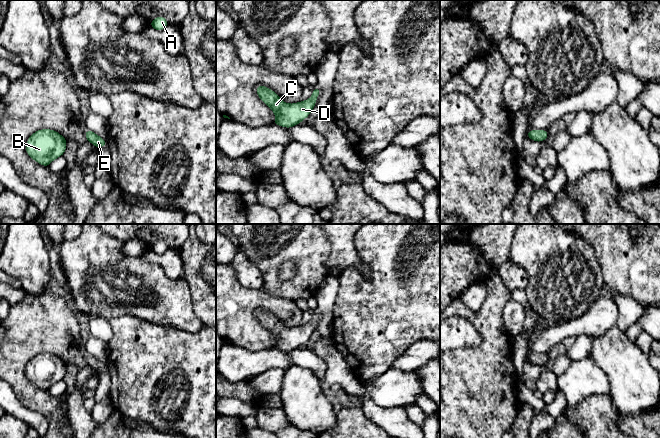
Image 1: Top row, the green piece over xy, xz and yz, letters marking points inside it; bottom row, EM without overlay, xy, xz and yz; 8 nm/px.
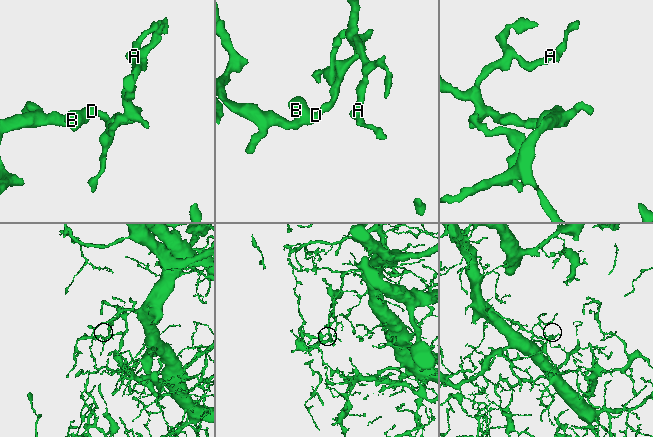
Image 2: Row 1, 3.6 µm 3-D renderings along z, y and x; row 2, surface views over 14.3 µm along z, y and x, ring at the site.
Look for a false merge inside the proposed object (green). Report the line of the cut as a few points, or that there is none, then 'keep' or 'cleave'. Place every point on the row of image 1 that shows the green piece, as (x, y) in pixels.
no cut; keep

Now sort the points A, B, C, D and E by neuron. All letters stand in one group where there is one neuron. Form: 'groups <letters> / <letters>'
groups A B C D E

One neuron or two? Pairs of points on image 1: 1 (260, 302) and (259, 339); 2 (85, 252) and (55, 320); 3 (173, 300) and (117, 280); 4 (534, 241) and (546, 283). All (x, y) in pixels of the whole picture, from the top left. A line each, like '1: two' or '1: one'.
1: one
2: two
3: one
4: one

